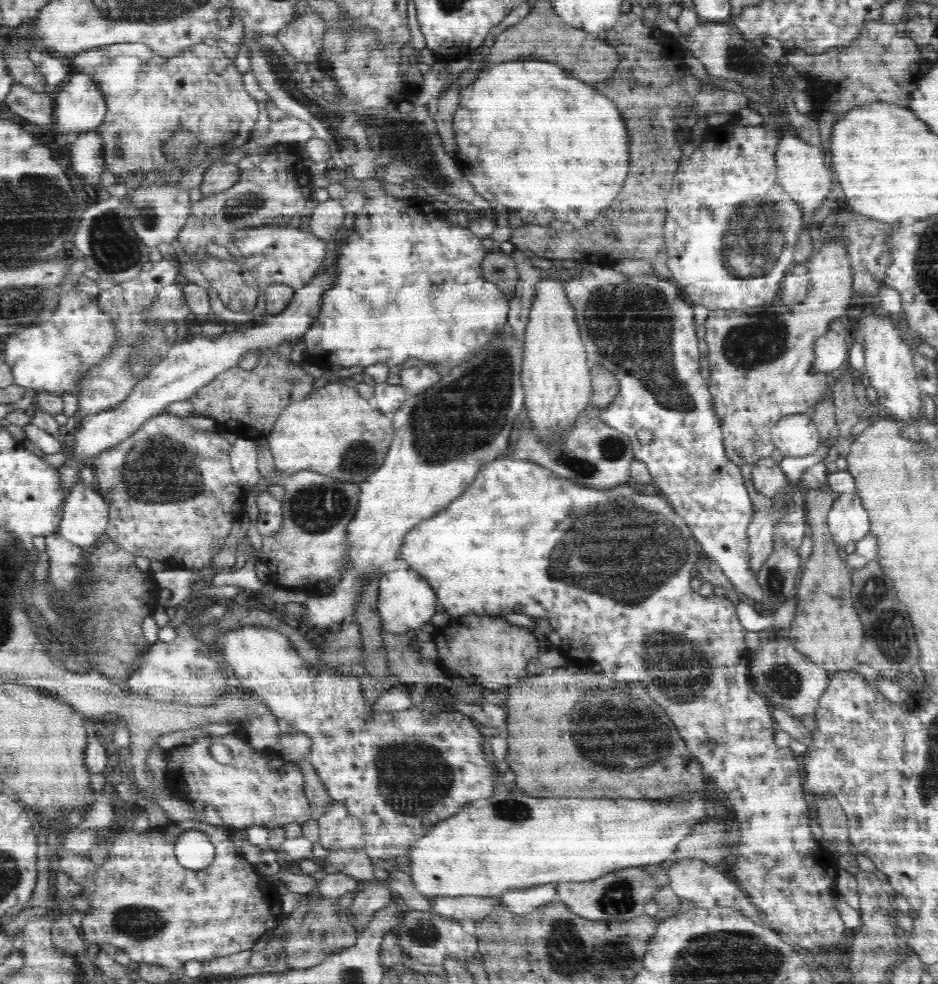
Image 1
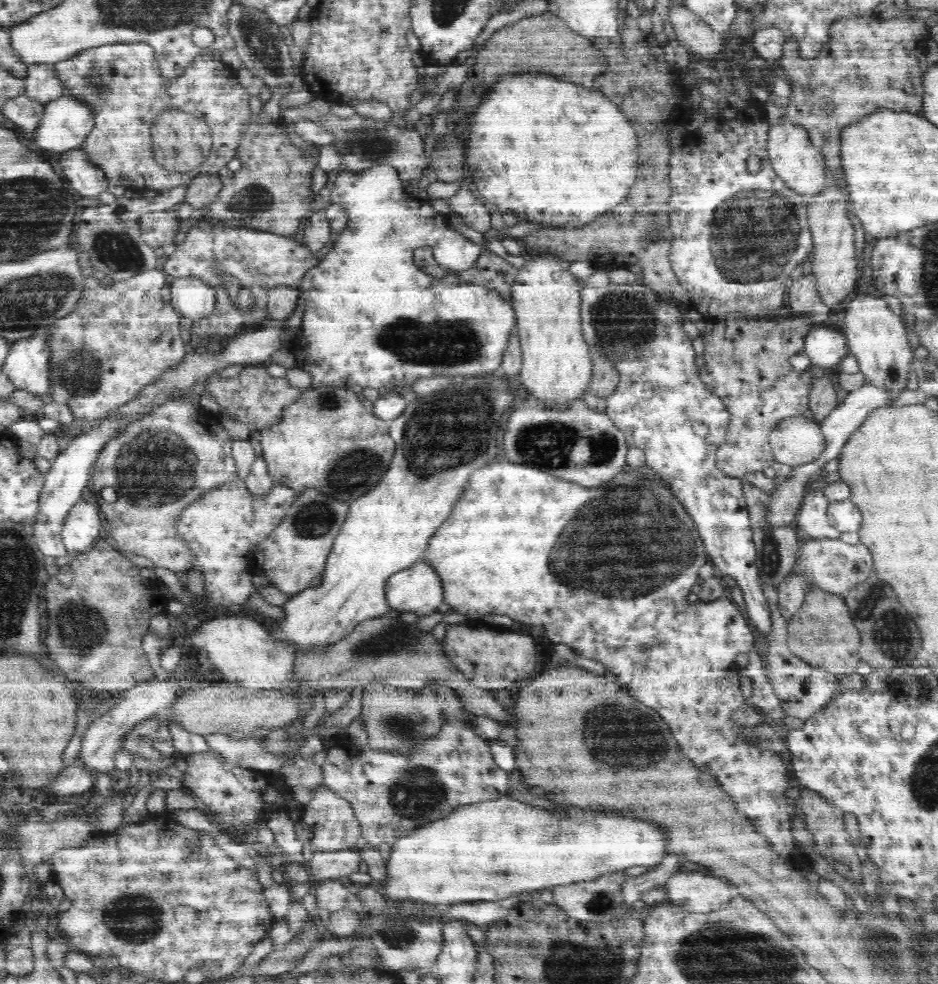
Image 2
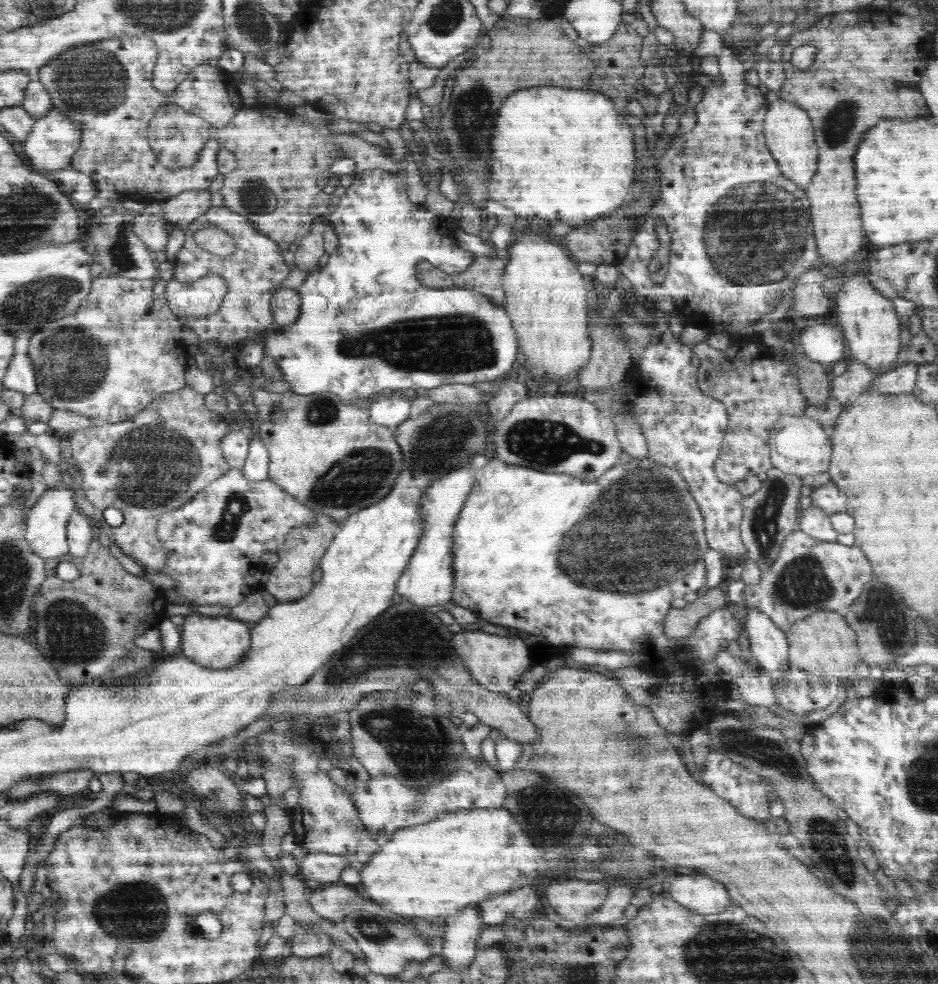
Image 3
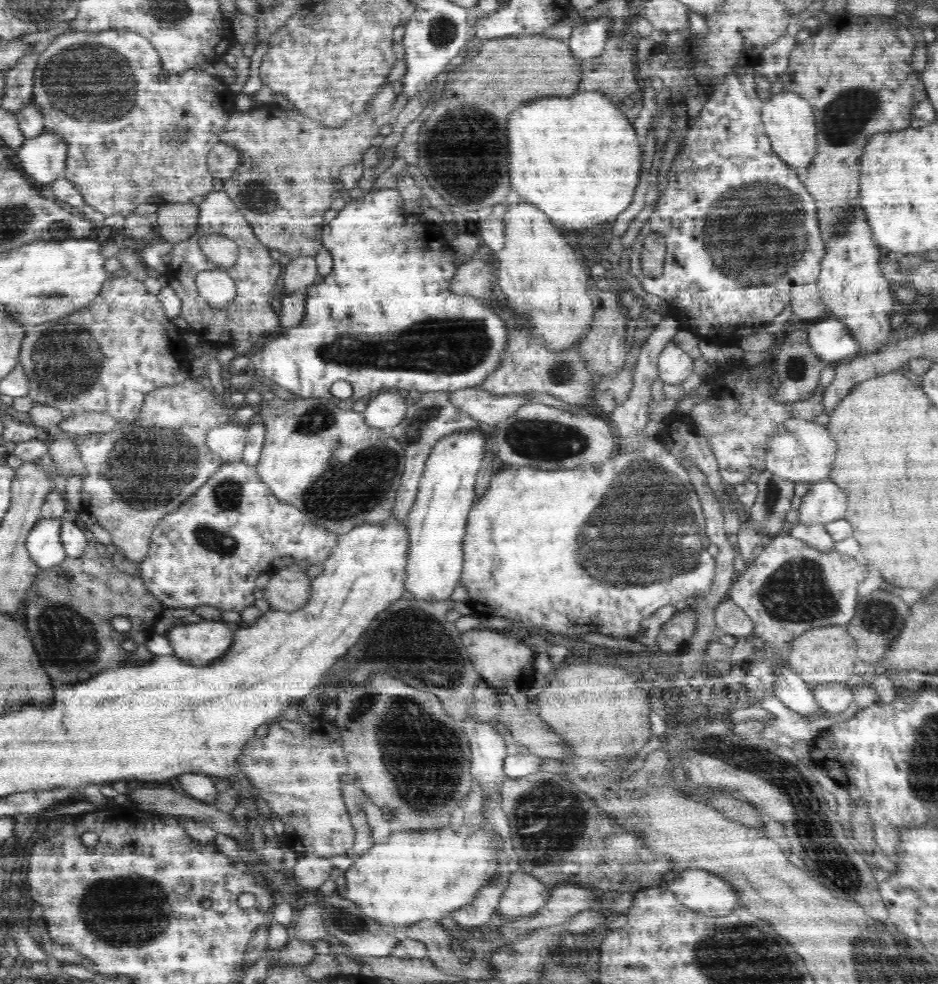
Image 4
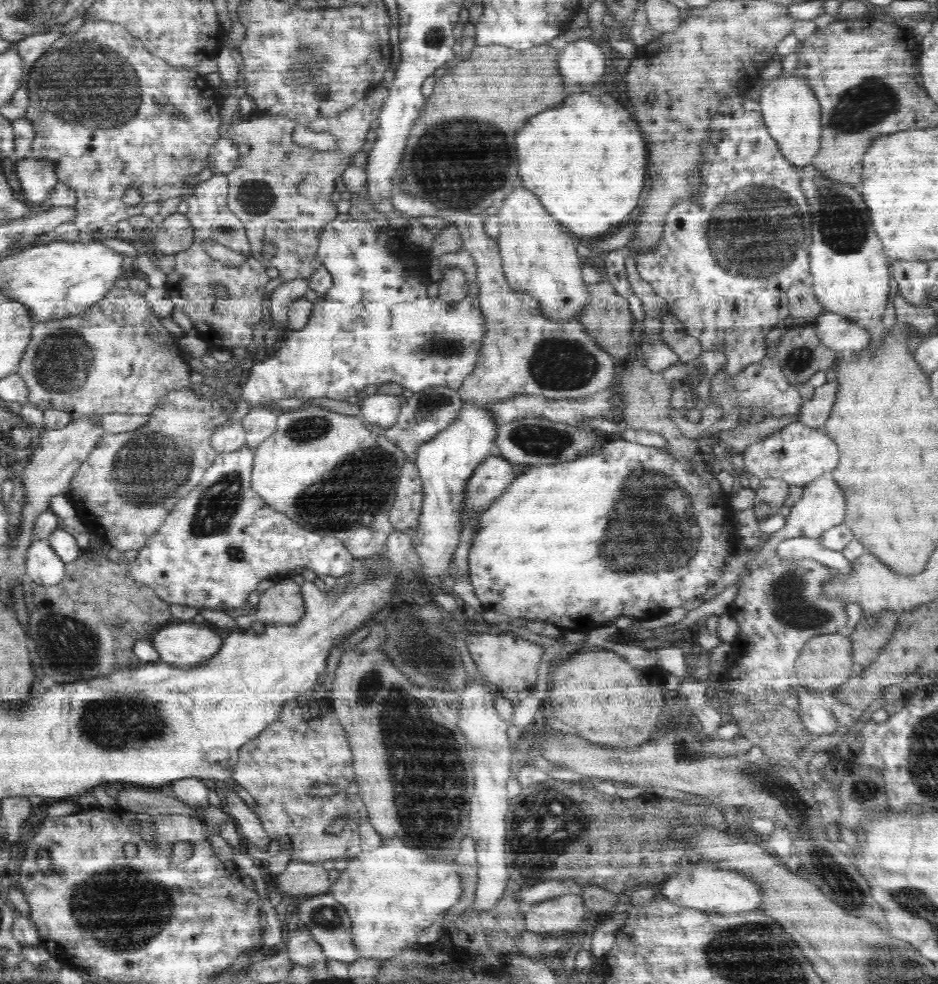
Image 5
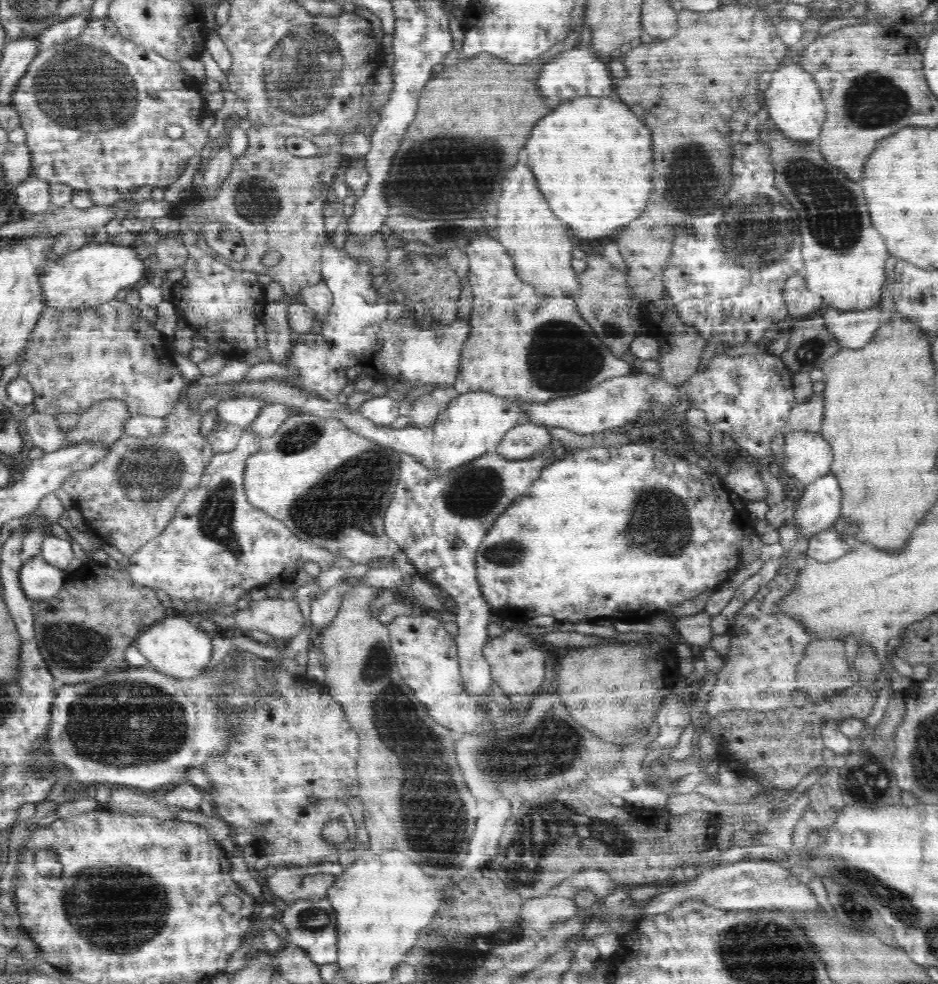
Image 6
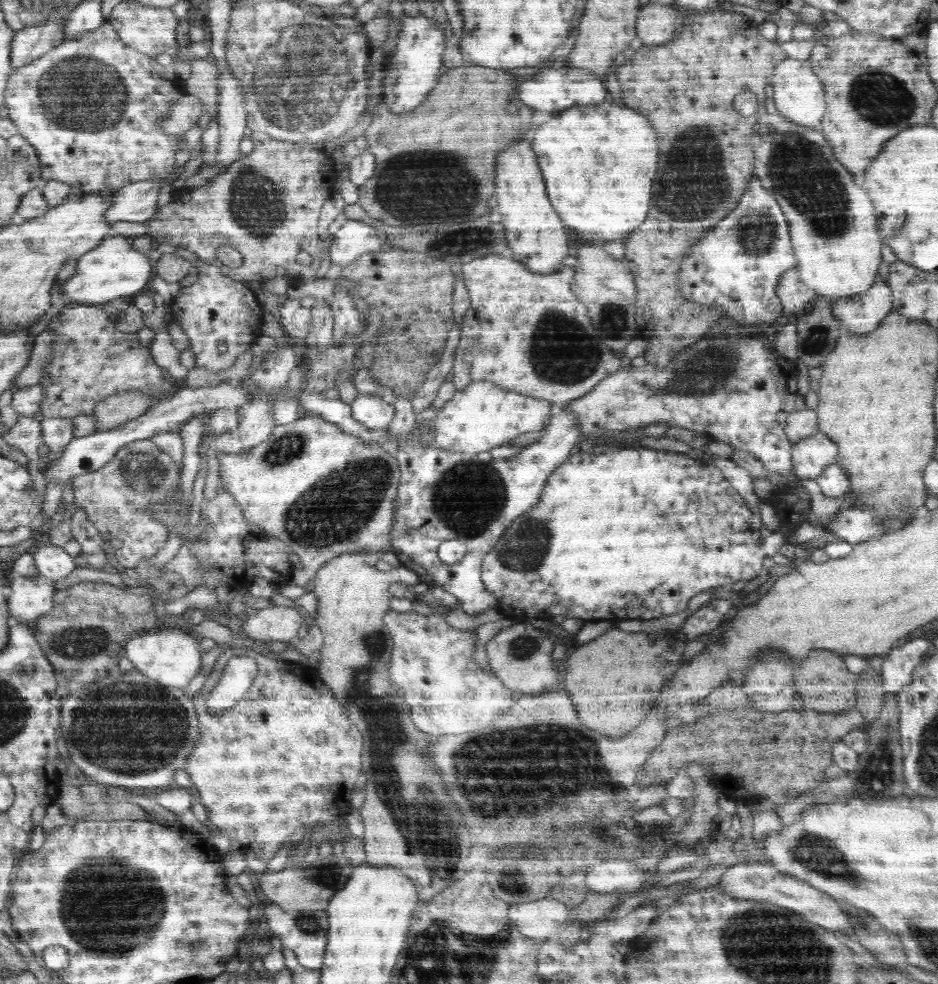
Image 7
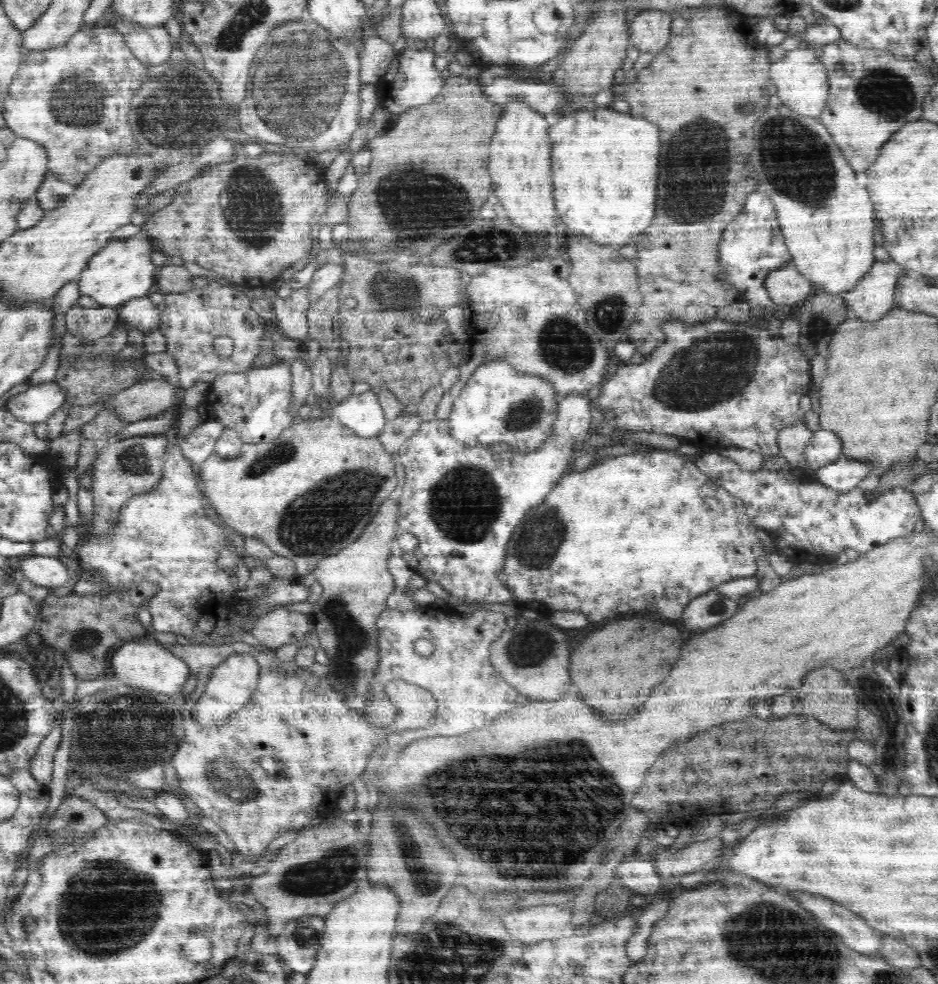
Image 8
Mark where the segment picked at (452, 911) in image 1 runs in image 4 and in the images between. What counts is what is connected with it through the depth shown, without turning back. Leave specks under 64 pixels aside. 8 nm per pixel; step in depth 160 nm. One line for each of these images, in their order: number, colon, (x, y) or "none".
2: (482, 913)
3: (520, 903)
4: (524, 896)

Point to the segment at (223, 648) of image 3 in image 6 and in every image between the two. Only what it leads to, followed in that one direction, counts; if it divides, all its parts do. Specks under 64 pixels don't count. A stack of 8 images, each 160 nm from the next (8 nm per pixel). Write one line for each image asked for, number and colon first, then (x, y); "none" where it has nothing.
4: (201, 644)
5: (184, 645)
6: (174, 647)

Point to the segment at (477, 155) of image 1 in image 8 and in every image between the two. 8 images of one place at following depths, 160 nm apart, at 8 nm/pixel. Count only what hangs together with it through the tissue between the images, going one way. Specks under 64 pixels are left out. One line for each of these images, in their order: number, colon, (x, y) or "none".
2: (537, 144)
3: (562, 155)
4: (578, 159)
5: (586, 160)
6: (592, 157)
7: (599, 162)
8: (604, 164)

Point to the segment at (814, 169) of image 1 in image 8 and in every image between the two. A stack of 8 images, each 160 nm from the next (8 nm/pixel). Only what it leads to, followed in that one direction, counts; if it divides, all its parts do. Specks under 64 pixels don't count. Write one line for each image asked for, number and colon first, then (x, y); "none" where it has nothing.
2: (801, 165)
3: (789, 134)
4: (789, 120)
5: (791, 112)
6: (794, 102)
7: (798, 94)
8: (800, 77)

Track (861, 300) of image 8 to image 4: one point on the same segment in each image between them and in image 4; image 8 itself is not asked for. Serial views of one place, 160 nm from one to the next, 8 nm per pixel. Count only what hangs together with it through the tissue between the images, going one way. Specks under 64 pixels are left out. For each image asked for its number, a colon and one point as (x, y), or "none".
4: (830, 340)
5: (843, 337)
6: (853, 330)
7: (862, 314)

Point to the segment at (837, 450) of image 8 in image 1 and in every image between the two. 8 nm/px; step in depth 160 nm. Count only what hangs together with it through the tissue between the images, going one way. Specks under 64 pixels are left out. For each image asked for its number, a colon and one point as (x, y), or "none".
1: (796, 436)
2: (795, 441)
3: (800, 446)
4: (801, 451)
5: (797, 454)
6: (808, 455)
7: (810, 456)

